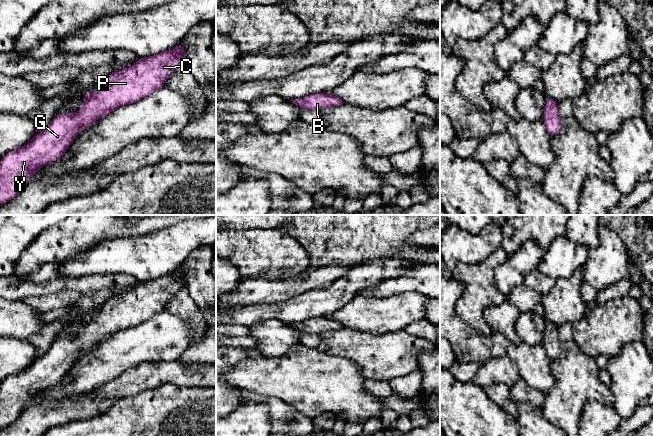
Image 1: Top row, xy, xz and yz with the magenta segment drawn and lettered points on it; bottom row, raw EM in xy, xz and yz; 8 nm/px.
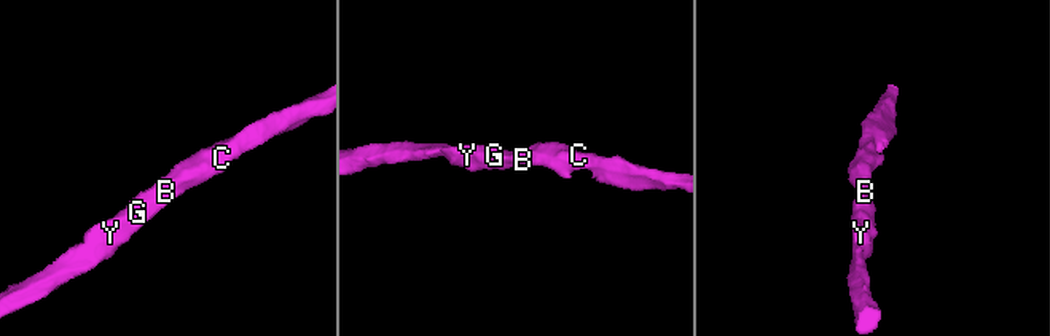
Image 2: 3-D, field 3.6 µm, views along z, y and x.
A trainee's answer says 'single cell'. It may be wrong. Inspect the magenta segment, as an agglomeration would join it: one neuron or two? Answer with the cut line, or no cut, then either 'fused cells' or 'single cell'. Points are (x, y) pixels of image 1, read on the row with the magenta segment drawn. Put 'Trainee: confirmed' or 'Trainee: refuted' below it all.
cut none; single cell
Trainee: confirmed

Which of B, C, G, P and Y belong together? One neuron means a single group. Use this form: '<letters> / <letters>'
B C G P Y

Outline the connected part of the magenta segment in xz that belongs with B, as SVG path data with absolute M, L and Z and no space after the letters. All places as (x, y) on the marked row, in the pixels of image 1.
M316 93L314 95L309 95L304 98L290 100L293 104L303 108L303 109L311 109L311 110L320 110L322 108L327 108L330 106L340 106L344 102L333 95L324 93Z

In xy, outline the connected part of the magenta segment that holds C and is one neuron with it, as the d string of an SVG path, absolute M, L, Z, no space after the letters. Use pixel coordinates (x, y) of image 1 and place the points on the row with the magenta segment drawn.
M181 43L161 54L139 58L131 67L113 71L95 92L83 97L83 105L78 112L56 115L49 126L36 134L28 144L6 153L0 161L0 204L16 197L26 185L27 179L37 174L40 167L63 156L82 129L105 117L115 108L138 101L161 88L166 84L169 75L183 62L186 62L186 51Z

